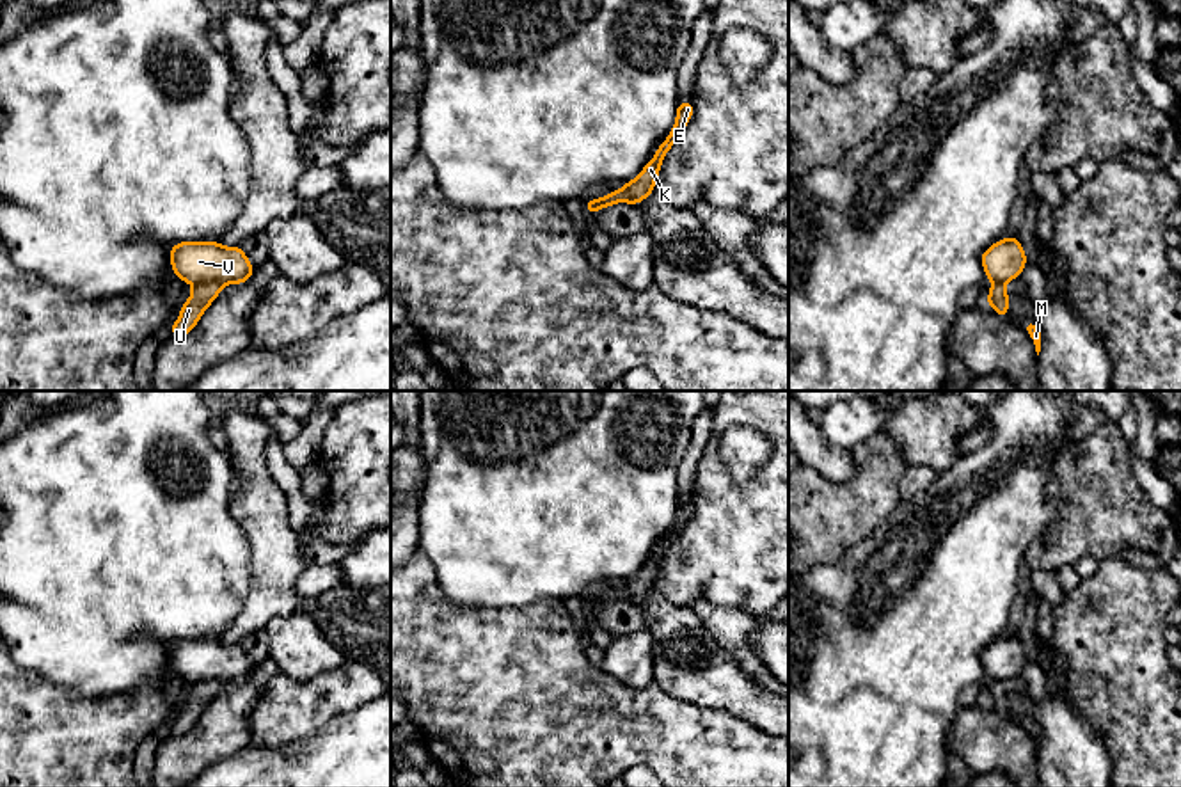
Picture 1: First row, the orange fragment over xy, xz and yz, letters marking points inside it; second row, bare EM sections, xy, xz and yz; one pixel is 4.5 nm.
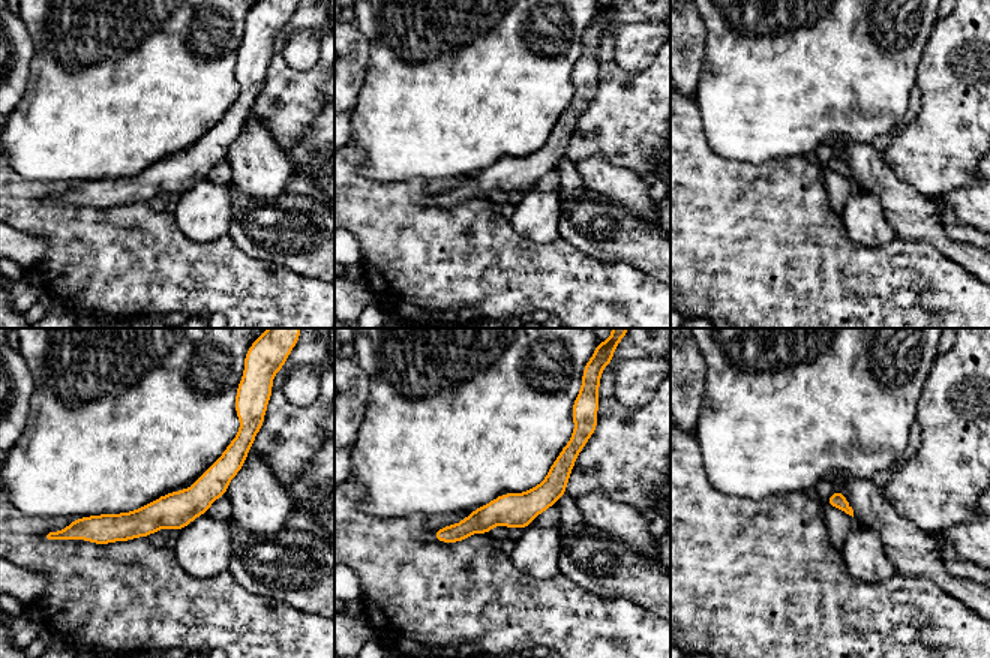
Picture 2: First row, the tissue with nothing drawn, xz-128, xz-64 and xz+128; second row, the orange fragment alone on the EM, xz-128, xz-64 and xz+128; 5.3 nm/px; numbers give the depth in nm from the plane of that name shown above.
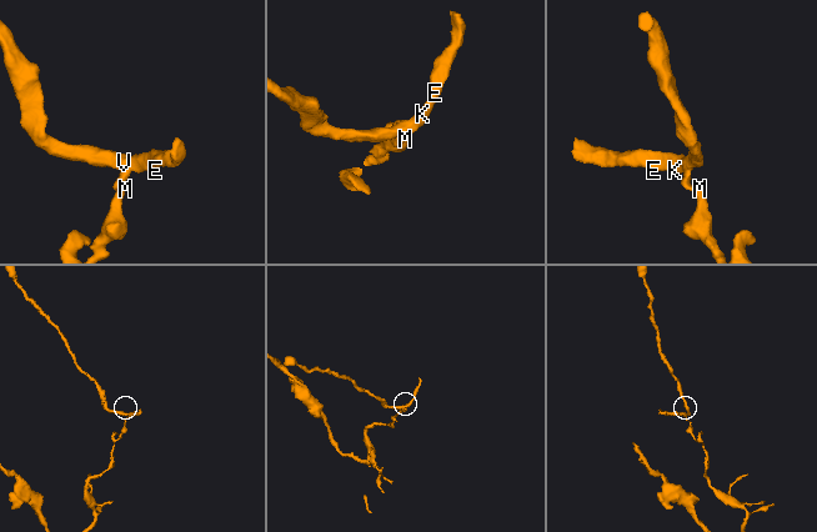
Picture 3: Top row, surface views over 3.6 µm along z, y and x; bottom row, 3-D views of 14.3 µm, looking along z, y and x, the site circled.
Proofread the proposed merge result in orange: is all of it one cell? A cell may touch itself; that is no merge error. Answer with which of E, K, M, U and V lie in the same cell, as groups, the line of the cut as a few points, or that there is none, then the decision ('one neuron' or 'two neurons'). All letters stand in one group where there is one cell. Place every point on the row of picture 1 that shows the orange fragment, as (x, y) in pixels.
E K V / M U | xy (221, 283), (196, 285) | two neurons

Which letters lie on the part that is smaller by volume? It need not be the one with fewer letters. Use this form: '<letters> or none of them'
E, K, V

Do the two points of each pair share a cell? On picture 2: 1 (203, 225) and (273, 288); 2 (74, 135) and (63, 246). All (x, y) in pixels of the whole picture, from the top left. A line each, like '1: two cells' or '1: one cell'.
1: two cells
2: two cells

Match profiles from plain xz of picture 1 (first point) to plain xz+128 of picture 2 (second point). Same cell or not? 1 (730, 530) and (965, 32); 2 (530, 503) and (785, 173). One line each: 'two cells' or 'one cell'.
1: one cell
2: two cells

